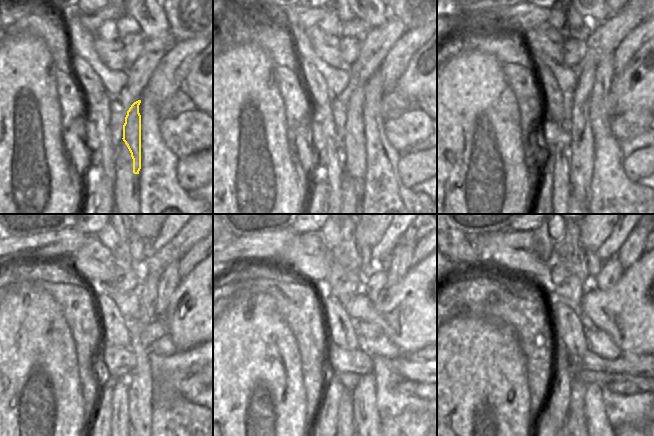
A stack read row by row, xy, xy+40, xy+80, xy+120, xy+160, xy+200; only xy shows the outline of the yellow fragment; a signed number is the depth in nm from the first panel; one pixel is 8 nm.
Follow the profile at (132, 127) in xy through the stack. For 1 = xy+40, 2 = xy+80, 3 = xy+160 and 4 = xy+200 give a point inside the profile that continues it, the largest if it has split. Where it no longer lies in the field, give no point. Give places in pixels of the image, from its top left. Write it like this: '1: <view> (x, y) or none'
1: xy+40 (355, 155)
2: xy+80 (581, 153)
3: xy+160 (366, 417)
4: xy+200 (595, 417)

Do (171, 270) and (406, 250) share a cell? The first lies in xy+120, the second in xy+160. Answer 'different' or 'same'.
same

